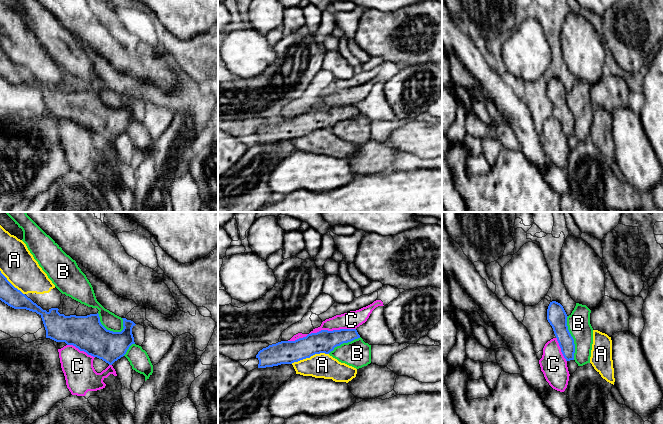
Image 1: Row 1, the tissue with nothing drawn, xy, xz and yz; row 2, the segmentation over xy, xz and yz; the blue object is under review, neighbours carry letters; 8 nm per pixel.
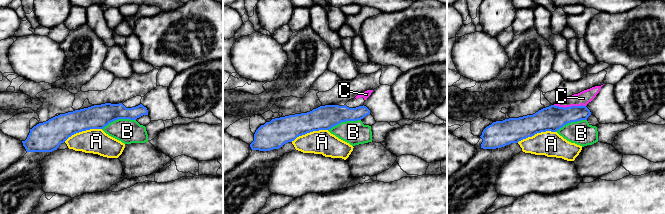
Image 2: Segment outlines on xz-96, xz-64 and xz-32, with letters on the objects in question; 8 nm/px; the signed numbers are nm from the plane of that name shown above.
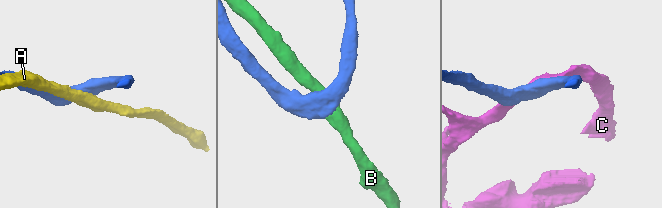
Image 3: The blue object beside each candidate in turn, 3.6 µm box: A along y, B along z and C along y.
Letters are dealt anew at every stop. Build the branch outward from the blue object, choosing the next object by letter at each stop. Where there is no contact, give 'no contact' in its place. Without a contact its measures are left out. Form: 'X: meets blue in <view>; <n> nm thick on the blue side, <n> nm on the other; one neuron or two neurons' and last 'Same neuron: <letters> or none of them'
A: meets blue in xz; 190 nm thick on the blue side, 200 nm on the other; two neurons
B: meets blue in xy; 280 nm thick on the blue side, 140 nm on the other; two neurons
C: meets blue in xz; 190 nm thick on the blue side, 140 nm on the other; one neuron
Same neuron: C

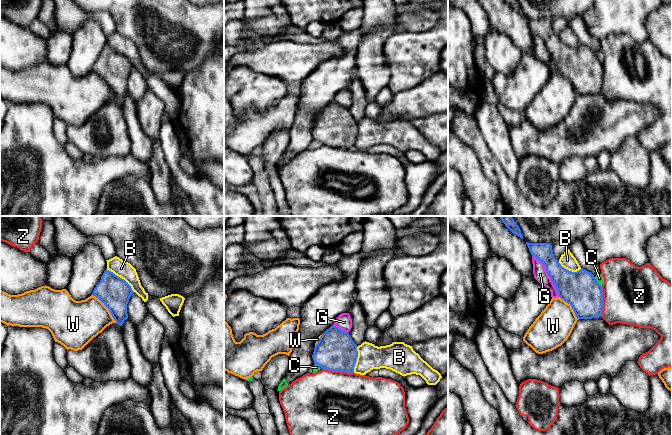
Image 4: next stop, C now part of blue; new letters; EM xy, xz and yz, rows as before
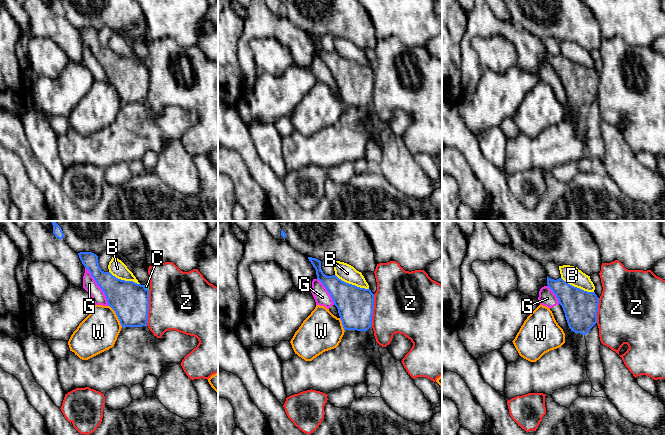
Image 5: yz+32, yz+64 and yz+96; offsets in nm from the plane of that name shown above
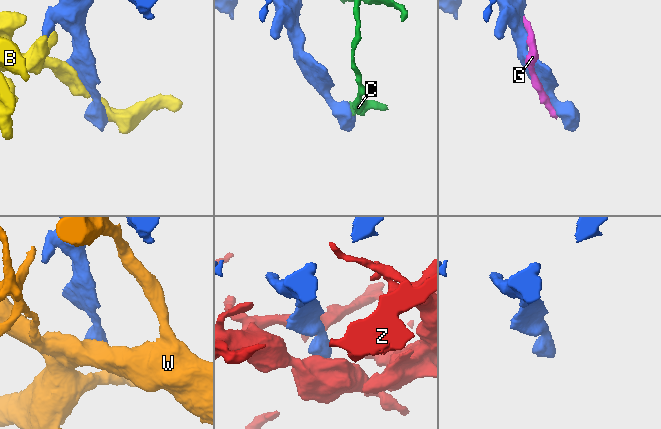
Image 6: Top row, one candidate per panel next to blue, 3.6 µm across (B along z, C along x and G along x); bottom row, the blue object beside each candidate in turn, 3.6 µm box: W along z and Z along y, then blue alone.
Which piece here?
B: meets blue in xy; 240 nm thick on the blue side, 140 nm on the other; two neurons
C: meets blue in yz; 300 nm thick on the blue side, 60 nm on the other; two neurons
G: meets blue in yz; 260 nm thick on the blue side, 110 nm on the other; two neurons
W: meets blue in xy; 240 nm thick on the blue side, 340 nm on the other; two neurons
Z: meets blue in xz; 320 nm thick on the blue side, 480 nm on the other; two neurons
Same neuron: none of them

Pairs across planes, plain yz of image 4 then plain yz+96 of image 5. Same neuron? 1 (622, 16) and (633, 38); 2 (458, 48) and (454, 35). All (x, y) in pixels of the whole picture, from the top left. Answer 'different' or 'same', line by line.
1: same
2: same

